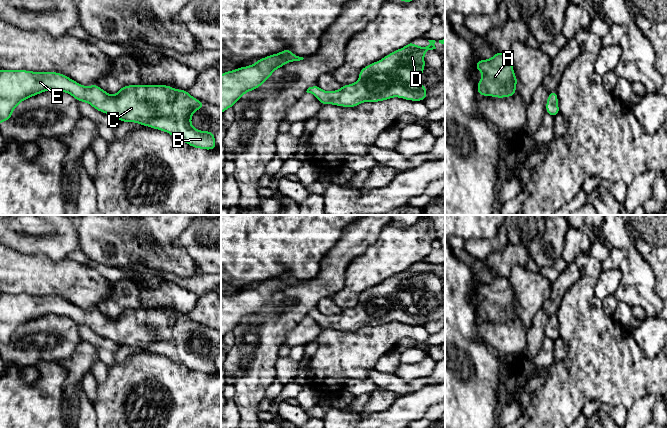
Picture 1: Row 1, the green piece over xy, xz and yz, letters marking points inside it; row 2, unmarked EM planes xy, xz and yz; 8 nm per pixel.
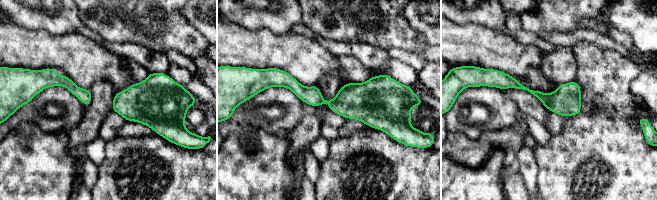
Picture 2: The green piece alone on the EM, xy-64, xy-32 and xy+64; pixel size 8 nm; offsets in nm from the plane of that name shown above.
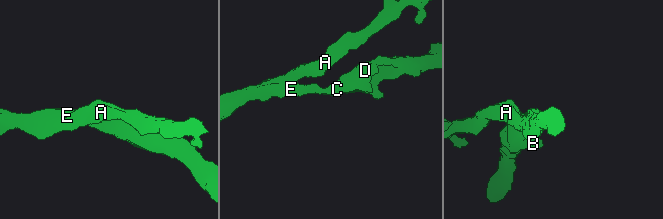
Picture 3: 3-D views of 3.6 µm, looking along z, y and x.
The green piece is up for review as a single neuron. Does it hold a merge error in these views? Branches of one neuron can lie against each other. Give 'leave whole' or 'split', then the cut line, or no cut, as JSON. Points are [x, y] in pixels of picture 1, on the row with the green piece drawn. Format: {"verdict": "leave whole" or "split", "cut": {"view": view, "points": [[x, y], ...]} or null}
{"verdict": "leave whole", "cut": null}

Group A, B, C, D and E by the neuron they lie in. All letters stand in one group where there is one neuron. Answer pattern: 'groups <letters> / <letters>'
groups A B C D E

